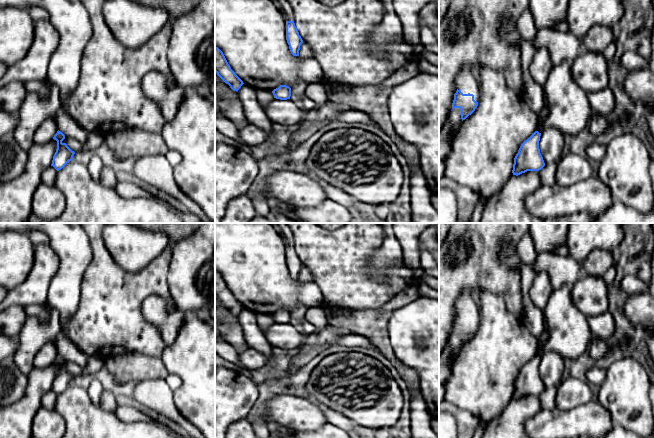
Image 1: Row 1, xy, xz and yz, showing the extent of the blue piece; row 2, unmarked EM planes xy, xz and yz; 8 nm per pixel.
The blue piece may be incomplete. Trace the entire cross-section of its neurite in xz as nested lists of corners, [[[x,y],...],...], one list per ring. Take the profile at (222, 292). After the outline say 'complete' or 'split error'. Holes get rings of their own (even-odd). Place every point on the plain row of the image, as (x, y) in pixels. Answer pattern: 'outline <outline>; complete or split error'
outline [[[215,270],[215,296],[234,315],[238,316],[238,314],[244,308],[243,305],[231,293],[223,276],[216,270]]]; complete

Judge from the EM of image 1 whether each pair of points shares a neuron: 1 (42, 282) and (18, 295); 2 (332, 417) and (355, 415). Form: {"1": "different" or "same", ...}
{"1": "same", "2": "different"}

